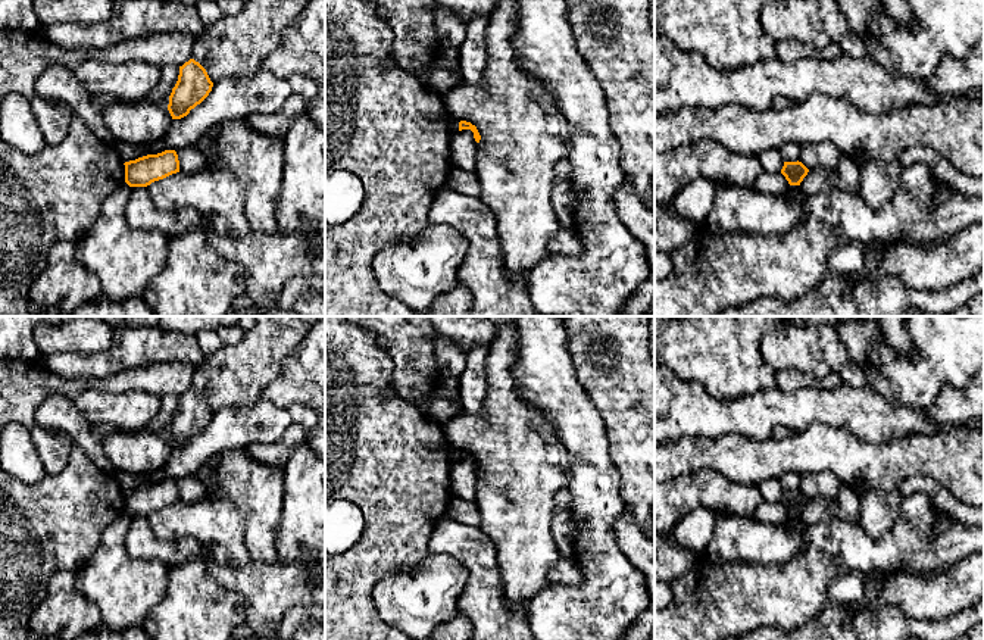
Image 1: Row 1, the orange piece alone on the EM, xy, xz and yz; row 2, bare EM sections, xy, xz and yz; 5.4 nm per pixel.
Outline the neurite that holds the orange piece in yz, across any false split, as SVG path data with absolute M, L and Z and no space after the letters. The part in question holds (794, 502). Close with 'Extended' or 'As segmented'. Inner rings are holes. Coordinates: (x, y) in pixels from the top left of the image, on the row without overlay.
M784 491L781 503L790 515L800 515L809 499L802 491Z. As segmented

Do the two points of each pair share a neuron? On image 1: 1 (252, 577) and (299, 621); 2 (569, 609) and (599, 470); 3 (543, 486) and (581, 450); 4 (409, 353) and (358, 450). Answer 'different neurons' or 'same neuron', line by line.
1: different neurons
2: same neuron
3: different neurons
4: different neurons

